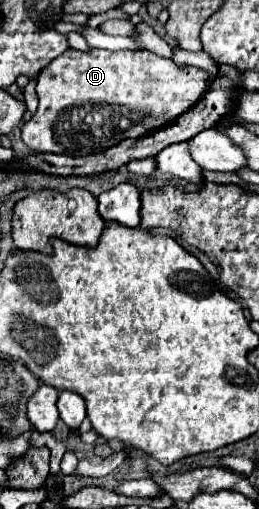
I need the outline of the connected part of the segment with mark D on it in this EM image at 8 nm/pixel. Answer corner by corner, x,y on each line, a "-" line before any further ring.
67,49
39,73
39,109
23,125
21,137
35,153
81,157
107,151
123,139
137,139
179,117
199,101
205,81
205,71
177,67
171,59
145,49

